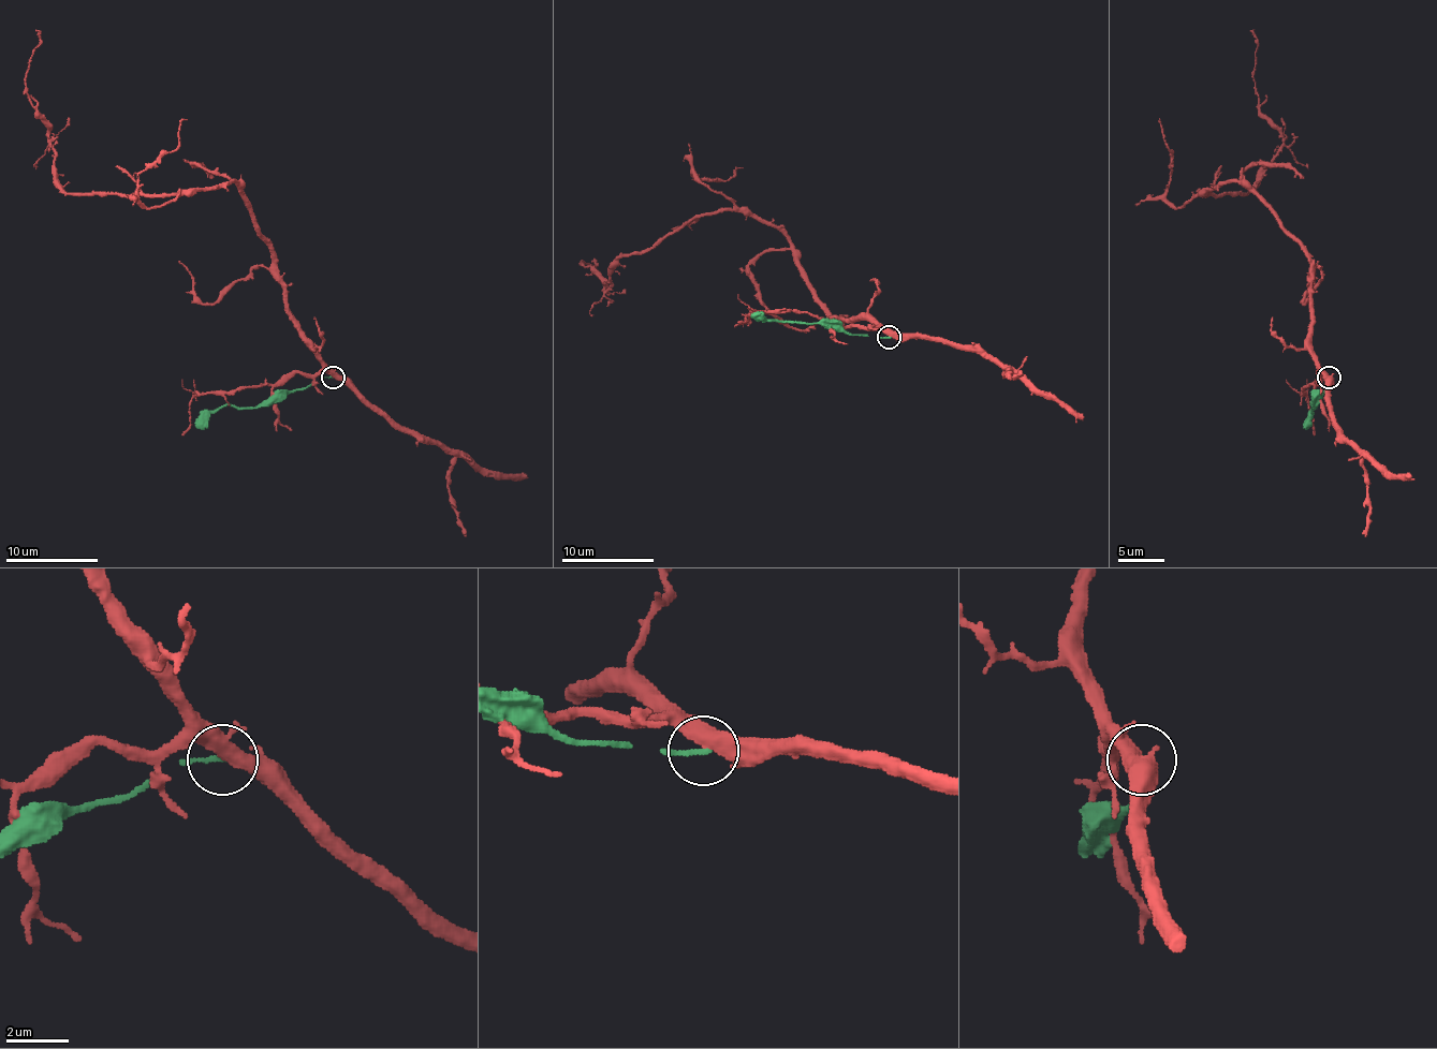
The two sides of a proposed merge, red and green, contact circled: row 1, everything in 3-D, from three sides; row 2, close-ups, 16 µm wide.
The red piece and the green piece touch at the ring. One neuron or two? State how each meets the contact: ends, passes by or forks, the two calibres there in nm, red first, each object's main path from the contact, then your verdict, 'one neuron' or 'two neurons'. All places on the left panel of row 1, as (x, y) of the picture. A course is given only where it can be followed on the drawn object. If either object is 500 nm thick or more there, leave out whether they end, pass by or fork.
red forks | green ends | 400/150 nm | red via (334, 378), (288, 307), (276, 255), (234, 182), (186, 193), (69, 193), (25, 85), (39, 30) | green via (334, 378), (320, 378), (312, 384), (282, 392), (253, 408), (221, 405), (195, 426) | two neurons

